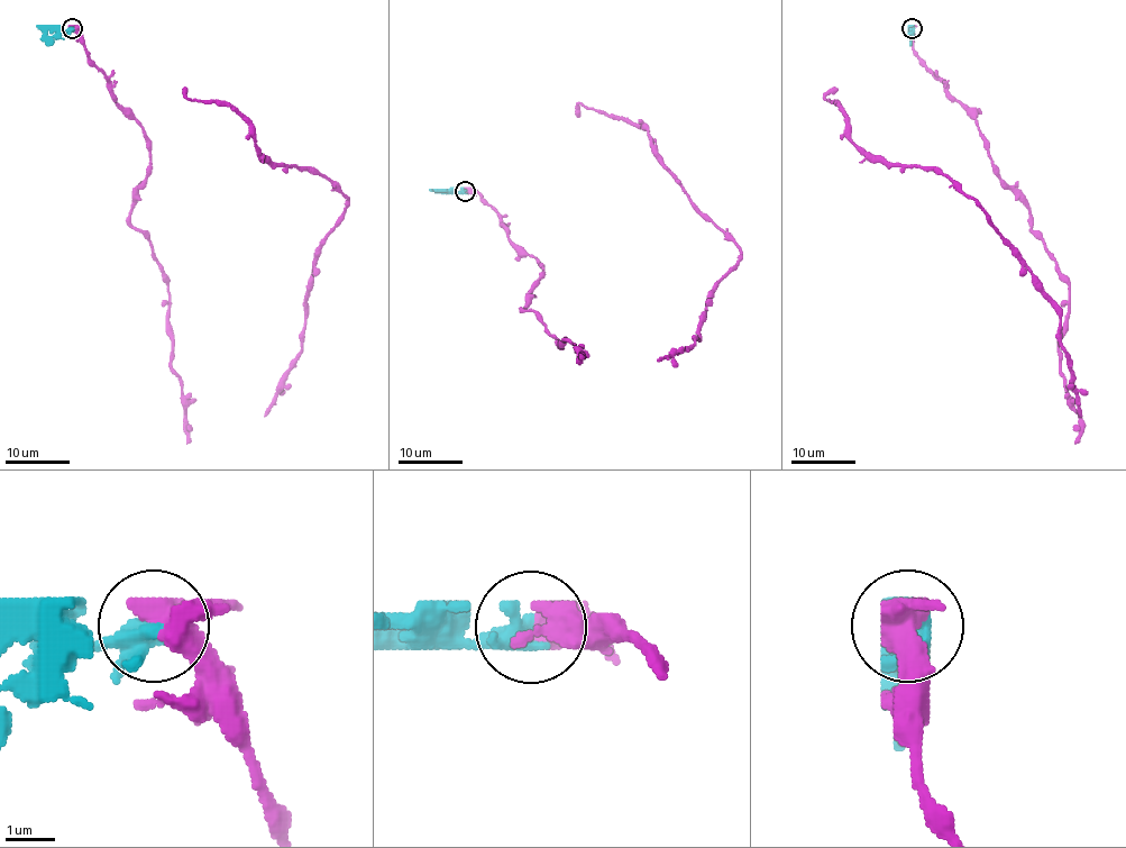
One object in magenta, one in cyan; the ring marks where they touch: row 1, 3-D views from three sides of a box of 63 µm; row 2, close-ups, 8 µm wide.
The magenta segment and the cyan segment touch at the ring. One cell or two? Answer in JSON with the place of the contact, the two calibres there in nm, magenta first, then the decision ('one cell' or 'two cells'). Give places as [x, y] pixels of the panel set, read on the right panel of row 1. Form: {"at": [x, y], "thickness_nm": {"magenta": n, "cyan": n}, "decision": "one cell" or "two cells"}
{"at": [912, 28], "thickness_nm": {"magenta": 480, "cyan": 280}, "decision": "two cells"}

